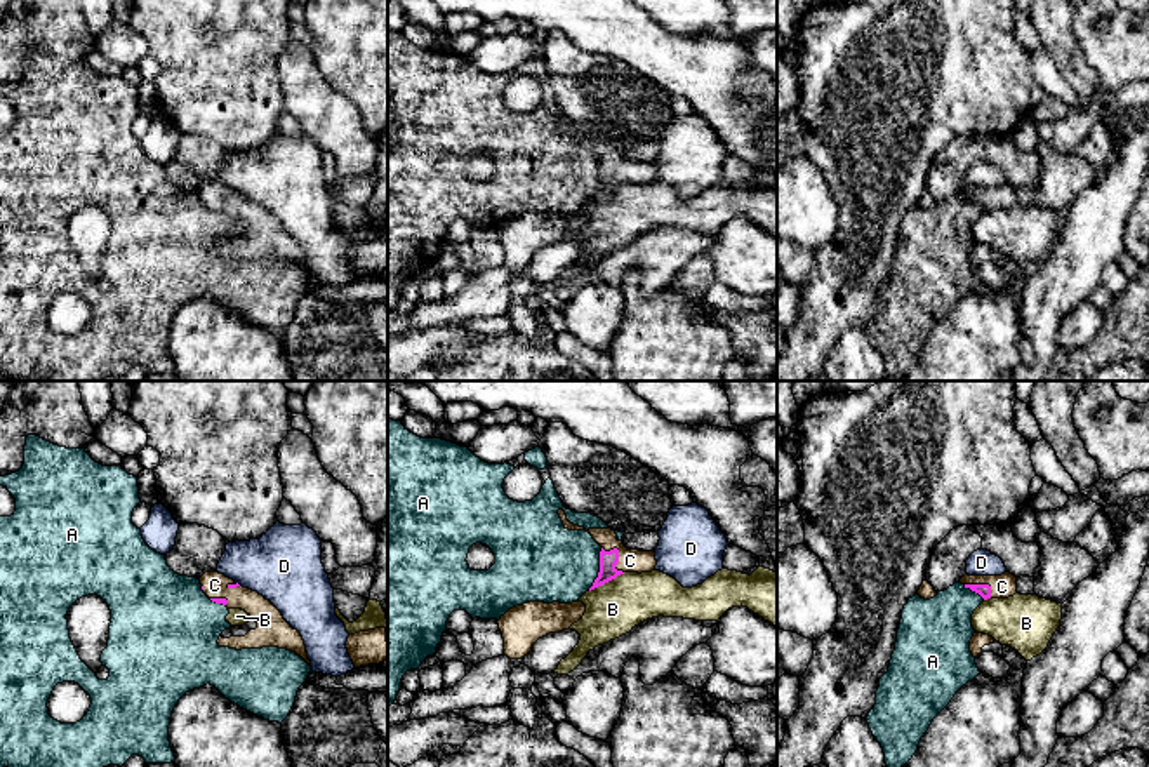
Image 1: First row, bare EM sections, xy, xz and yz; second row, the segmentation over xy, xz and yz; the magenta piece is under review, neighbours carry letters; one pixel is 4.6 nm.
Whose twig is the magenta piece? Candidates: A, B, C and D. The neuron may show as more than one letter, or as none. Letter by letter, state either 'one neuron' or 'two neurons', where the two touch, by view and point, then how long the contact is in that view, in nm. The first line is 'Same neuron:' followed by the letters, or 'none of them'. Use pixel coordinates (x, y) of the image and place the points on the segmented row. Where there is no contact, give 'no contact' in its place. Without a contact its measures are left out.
Same neuron: C
A: two neurons | xz (600, 569) | 220 nm
B: two neurons | xz (607, 581) | 190 nm
C: one neuron | xz (617, 555) | 160 nm
D: two neurons | no contact

